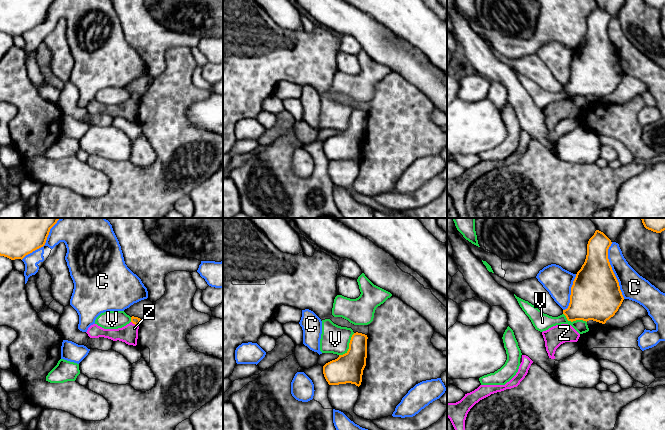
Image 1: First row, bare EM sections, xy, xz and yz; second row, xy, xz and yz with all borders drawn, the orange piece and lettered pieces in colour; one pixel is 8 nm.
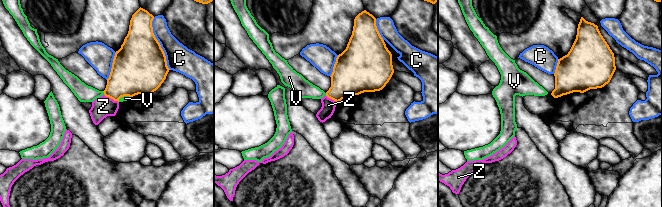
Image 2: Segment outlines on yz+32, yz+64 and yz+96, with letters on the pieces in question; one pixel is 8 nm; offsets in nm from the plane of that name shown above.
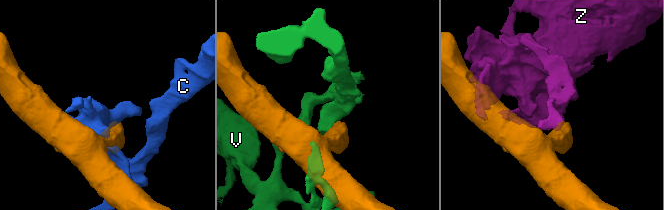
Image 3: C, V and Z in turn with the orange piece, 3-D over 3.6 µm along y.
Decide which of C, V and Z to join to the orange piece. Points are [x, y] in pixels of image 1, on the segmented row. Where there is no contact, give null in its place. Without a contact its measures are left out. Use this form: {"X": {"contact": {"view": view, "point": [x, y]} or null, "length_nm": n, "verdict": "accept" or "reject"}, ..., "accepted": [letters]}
{"C": {"contact": {"view": "yz", "point": [612, 270]}, "length_nm": 460, "verdict": "reject"}, "V": {"contact": {"view": "xz", "point": [349, 346]}, "length_nm": 220, "verdict": "reject"}, "Z": {"contact": {"view": "xy", "point": [134, 323]}, "length_nm": 70, "verdict": "reject"}, "accepted": []}

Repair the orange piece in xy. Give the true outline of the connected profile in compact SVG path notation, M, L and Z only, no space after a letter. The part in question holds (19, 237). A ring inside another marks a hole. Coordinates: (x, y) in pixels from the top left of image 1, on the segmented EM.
M0 218L0 256L11 260L23 259L43 247L50 229L61 218Z

